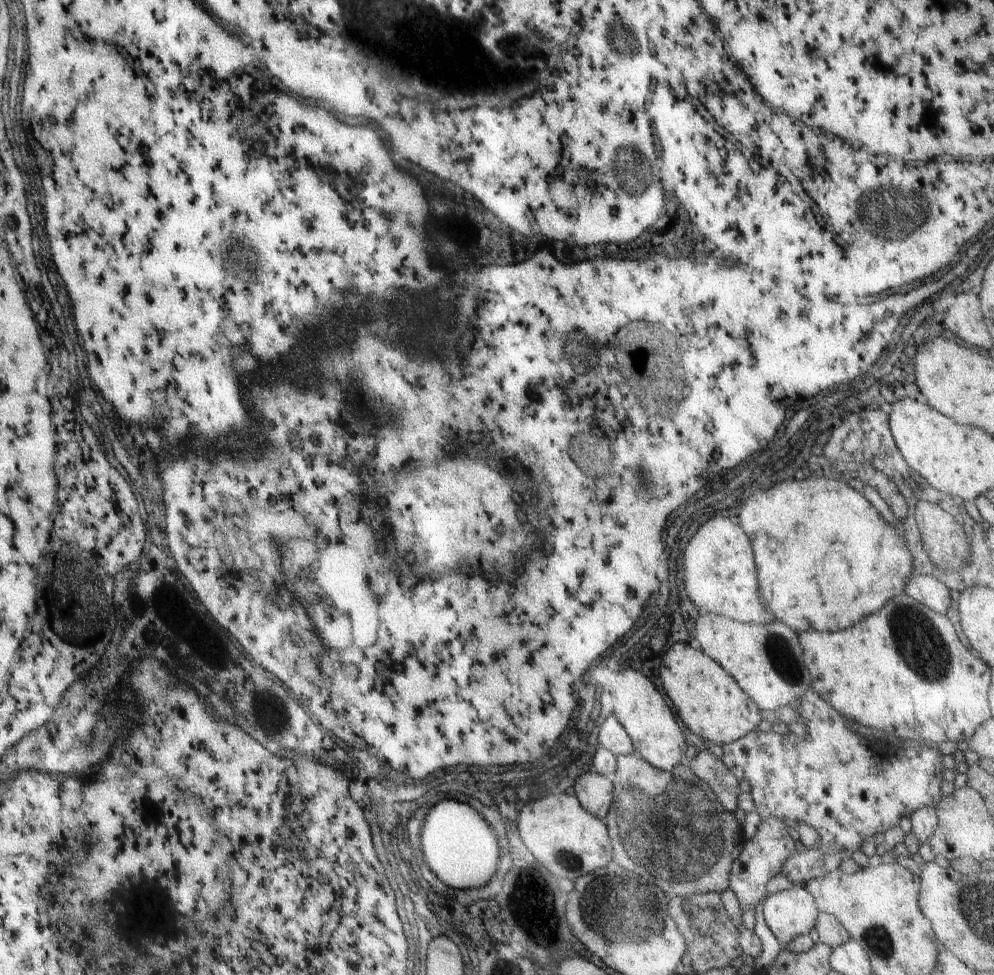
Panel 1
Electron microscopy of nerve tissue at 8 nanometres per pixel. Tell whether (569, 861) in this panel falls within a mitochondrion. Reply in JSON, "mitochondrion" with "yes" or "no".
{"mitochondrion":"yes"}

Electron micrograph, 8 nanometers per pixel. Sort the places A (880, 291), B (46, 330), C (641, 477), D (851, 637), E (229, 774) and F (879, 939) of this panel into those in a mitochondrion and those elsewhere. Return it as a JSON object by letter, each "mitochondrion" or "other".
{"A":"other","B":"other","C":"mitochondrion","D":"other","E":"other","F":"mitochondrion"}

